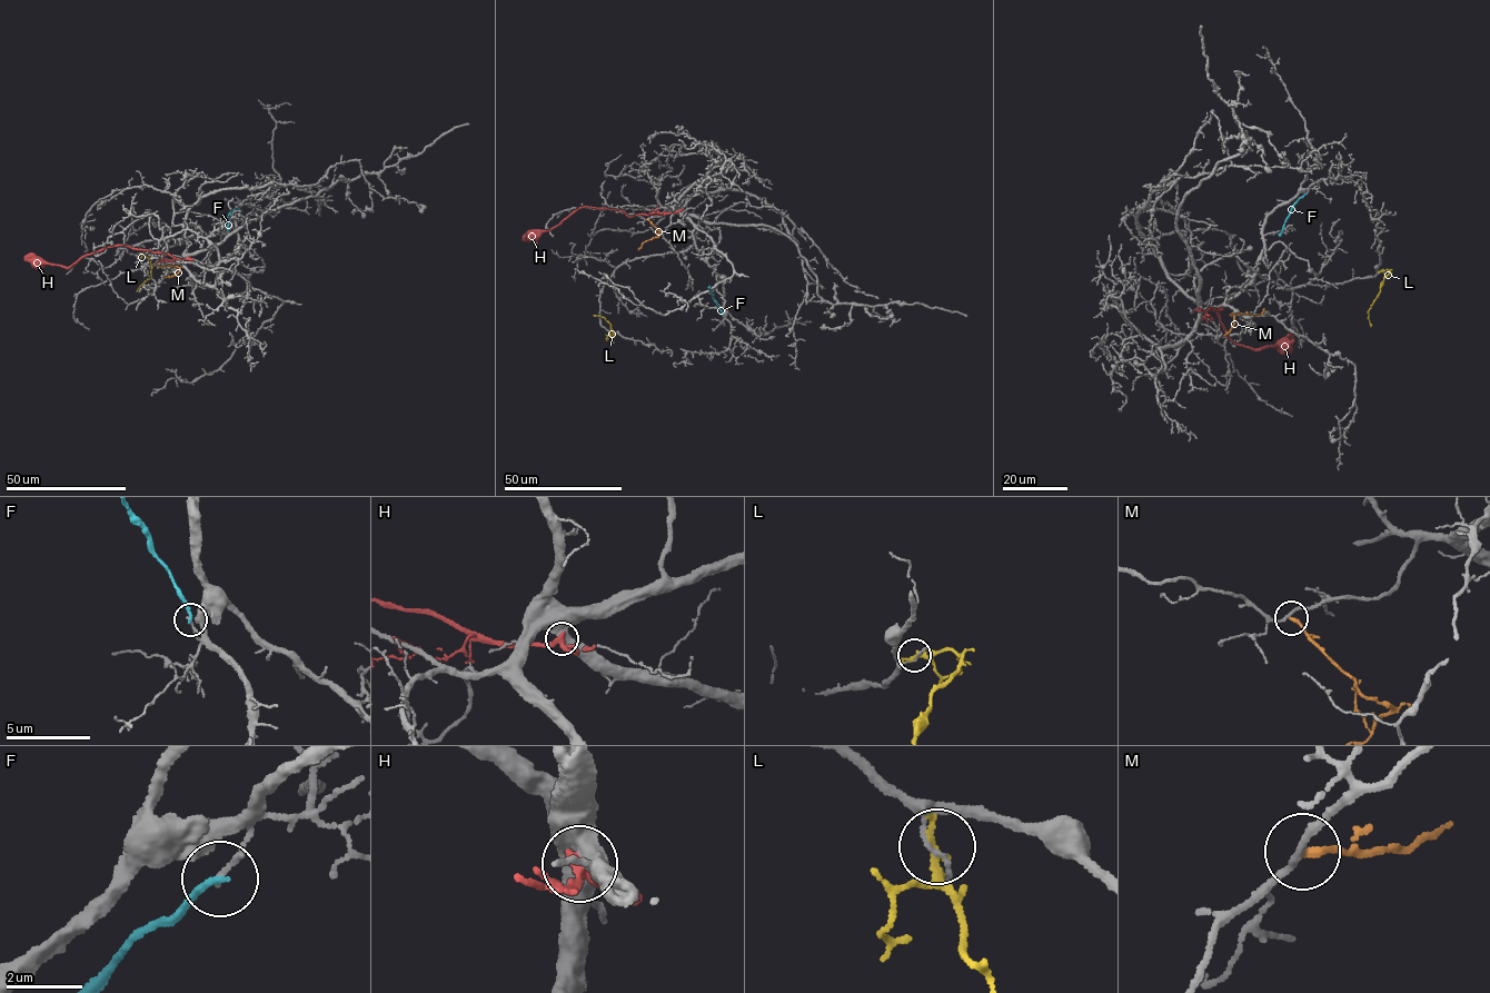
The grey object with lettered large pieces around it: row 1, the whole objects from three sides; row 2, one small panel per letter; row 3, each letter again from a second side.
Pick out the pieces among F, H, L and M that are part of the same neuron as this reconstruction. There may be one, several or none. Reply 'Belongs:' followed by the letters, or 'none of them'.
Belongs: none of them

